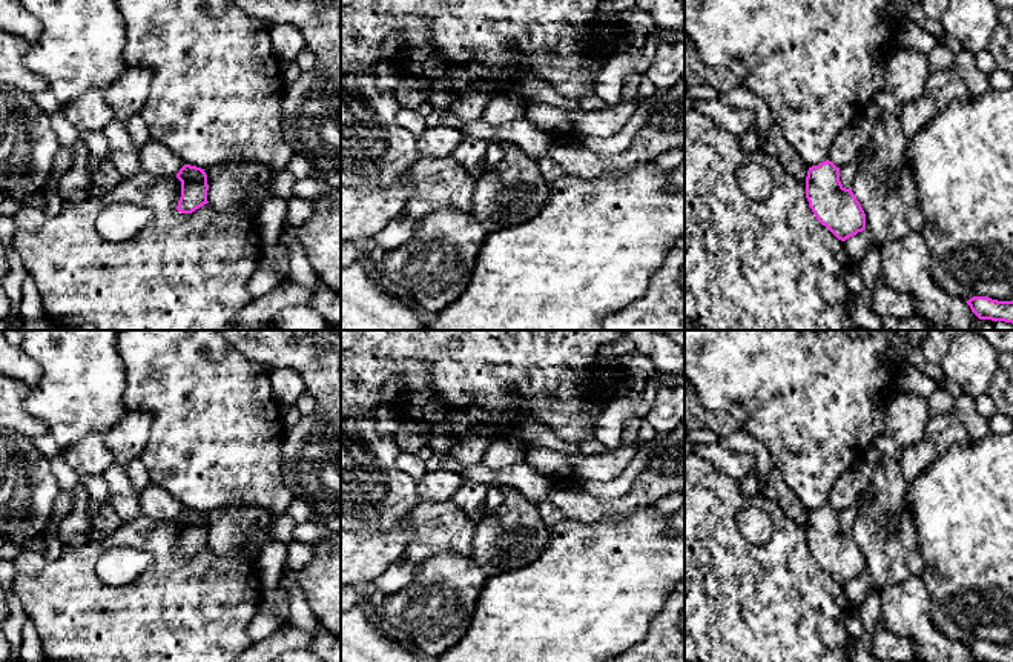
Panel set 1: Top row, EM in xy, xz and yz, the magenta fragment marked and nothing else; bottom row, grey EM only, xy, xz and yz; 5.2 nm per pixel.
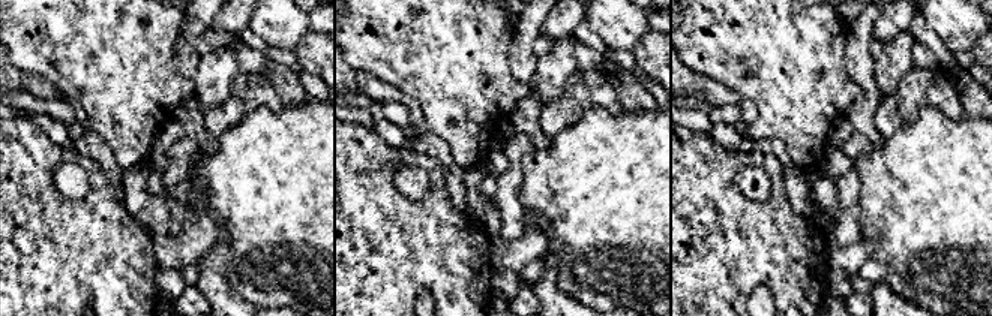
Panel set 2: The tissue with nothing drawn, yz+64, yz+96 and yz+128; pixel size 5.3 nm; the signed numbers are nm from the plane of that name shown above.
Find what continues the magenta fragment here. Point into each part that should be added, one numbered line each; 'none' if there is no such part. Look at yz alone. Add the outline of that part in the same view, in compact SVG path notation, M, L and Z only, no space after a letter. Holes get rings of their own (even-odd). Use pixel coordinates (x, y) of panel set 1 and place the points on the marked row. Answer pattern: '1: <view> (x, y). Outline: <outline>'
none

